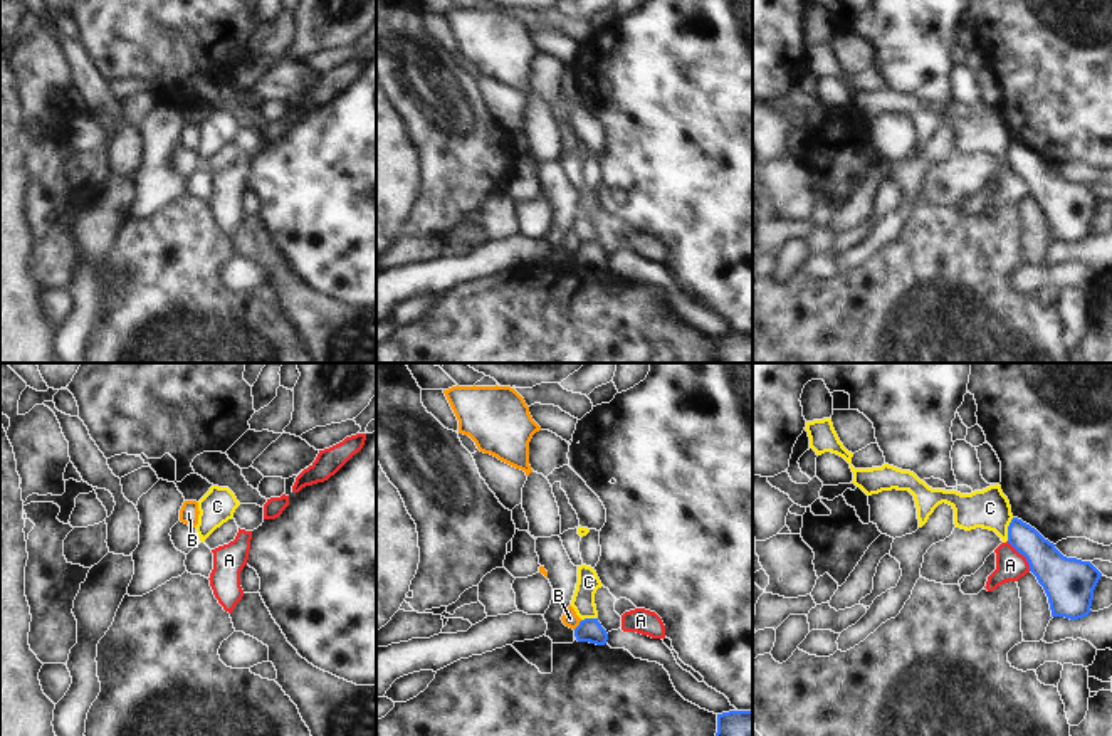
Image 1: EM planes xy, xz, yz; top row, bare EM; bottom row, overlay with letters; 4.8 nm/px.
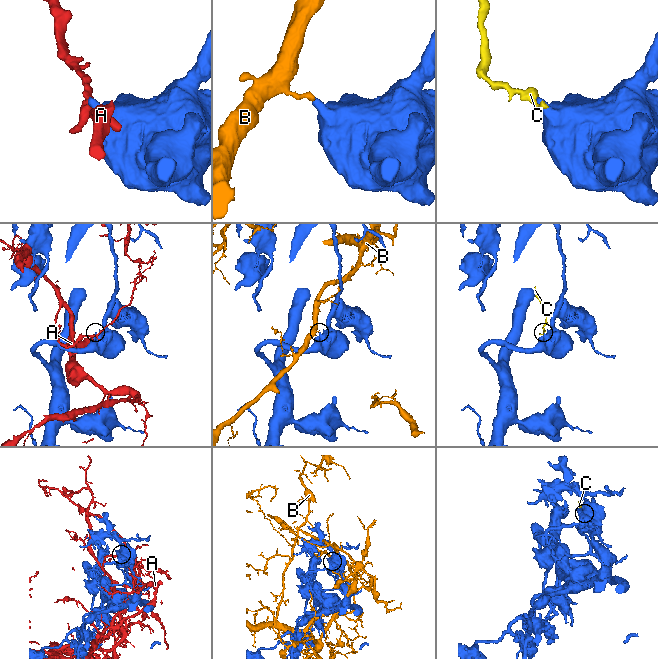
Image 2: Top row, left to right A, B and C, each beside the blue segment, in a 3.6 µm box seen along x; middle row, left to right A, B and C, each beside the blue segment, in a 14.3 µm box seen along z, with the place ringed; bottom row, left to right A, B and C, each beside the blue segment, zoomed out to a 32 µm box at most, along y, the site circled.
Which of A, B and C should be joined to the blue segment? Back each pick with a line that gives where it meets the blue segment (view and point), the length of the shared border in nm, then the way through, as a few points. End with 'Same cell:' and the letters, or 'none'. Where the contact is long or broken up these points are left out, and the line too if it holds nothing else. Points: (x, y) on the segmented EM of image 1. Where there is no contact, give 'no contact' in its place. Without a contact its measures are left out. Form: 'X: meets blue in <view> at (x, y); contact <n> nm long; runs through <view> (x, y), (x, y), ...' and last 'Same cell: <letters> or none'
Same cell: none

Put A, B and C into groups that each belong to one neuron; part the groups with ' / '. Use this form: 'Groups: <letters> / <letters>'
Groups: A / B / C

